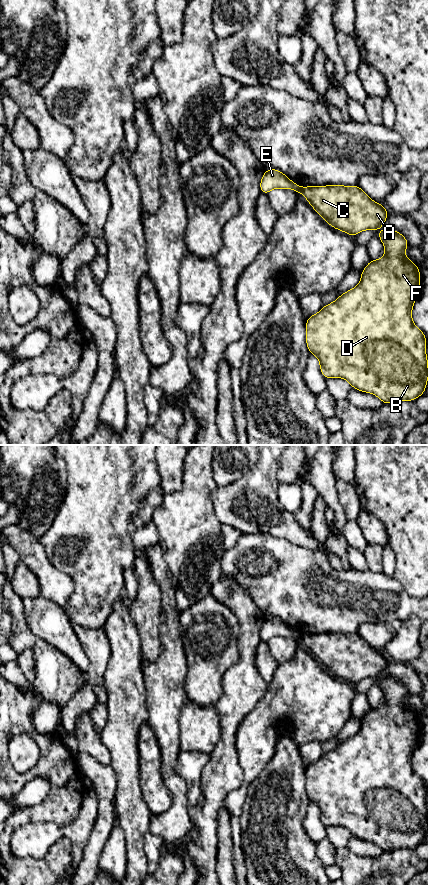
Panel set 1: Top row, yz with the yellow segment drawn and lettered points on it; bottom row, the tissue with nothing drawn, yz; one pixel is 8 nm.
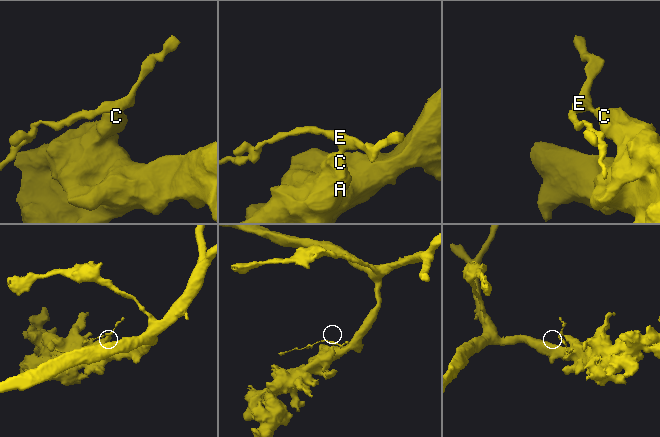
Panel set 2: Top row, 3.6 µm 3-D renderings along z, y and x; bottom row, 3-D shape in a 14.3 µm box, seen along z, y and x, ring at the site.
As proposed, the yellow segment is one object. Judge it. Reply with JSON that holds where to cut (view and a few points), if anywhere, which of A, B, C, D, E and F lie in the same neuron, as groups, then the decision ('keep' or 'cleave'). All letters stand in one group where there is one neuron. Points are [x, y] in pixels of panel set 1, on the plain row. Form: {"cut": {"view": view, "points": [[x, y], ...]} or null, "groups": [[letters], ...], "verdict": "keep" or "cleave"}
{"cut": {"view": "yz", "points": [[303, 635], [301, 640]]}, "groups": [["A", "B", "C", "D", "F"], ["E"]], "verdict": "cleave"}

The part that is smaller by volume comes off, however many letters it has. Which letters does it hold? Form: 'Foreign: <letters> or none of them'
Foreign: E

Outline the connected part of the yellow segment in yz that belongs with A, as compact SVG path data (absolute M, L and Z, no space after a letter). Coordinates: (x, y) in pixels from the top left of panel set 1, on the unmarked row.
M358 633L307 634L302 642L330 674L352 685L364 678L377 678L389 663Z

